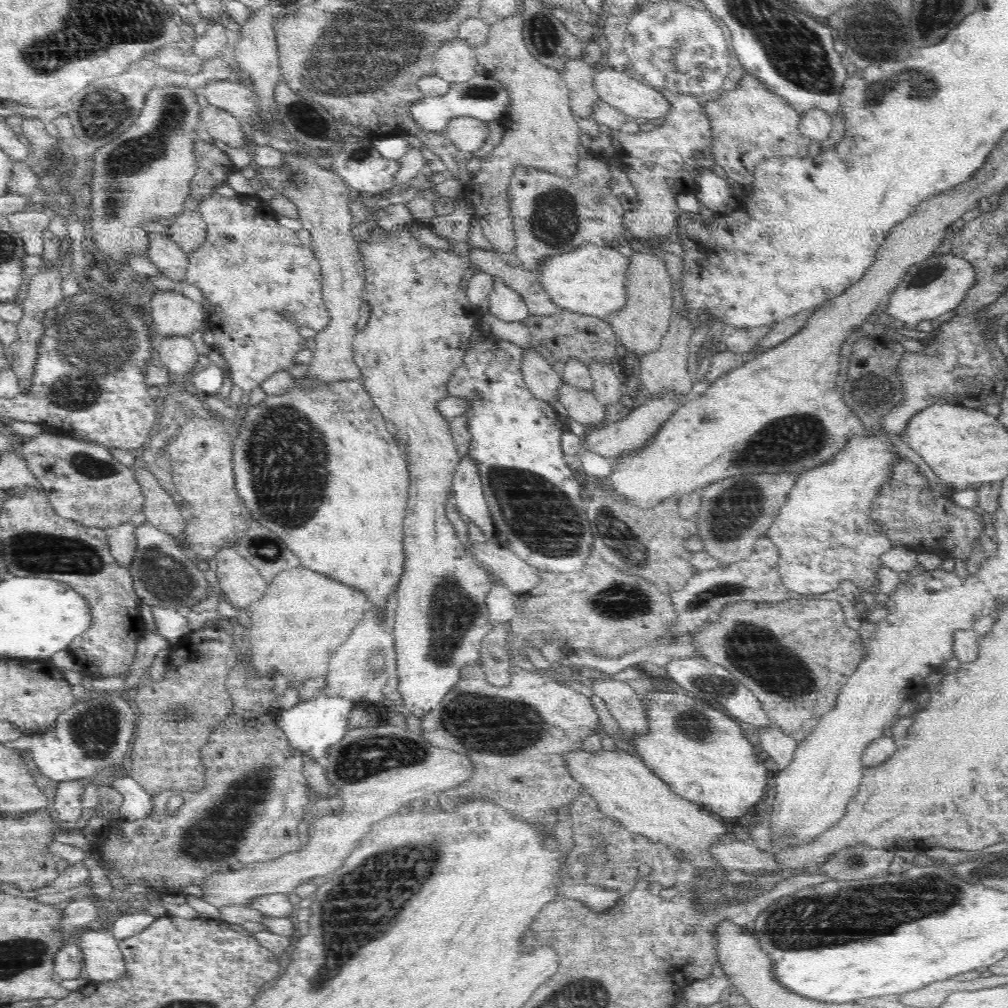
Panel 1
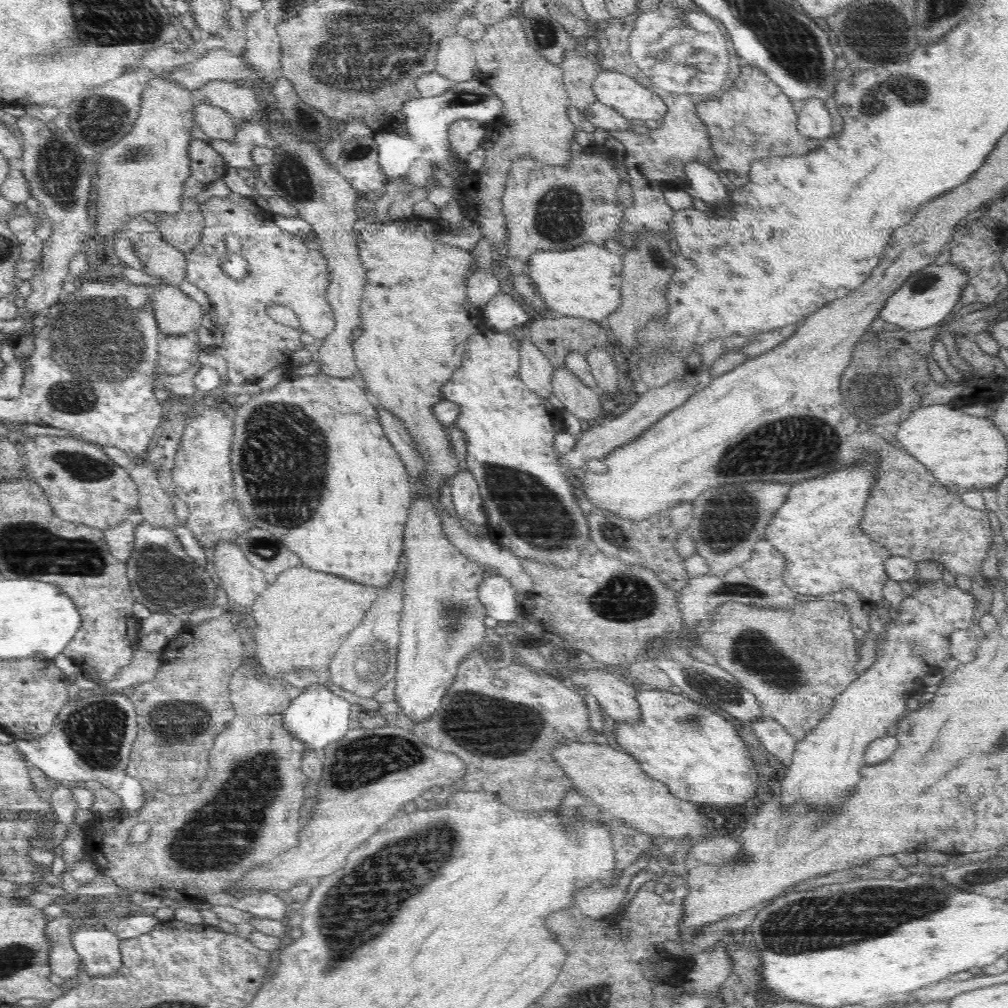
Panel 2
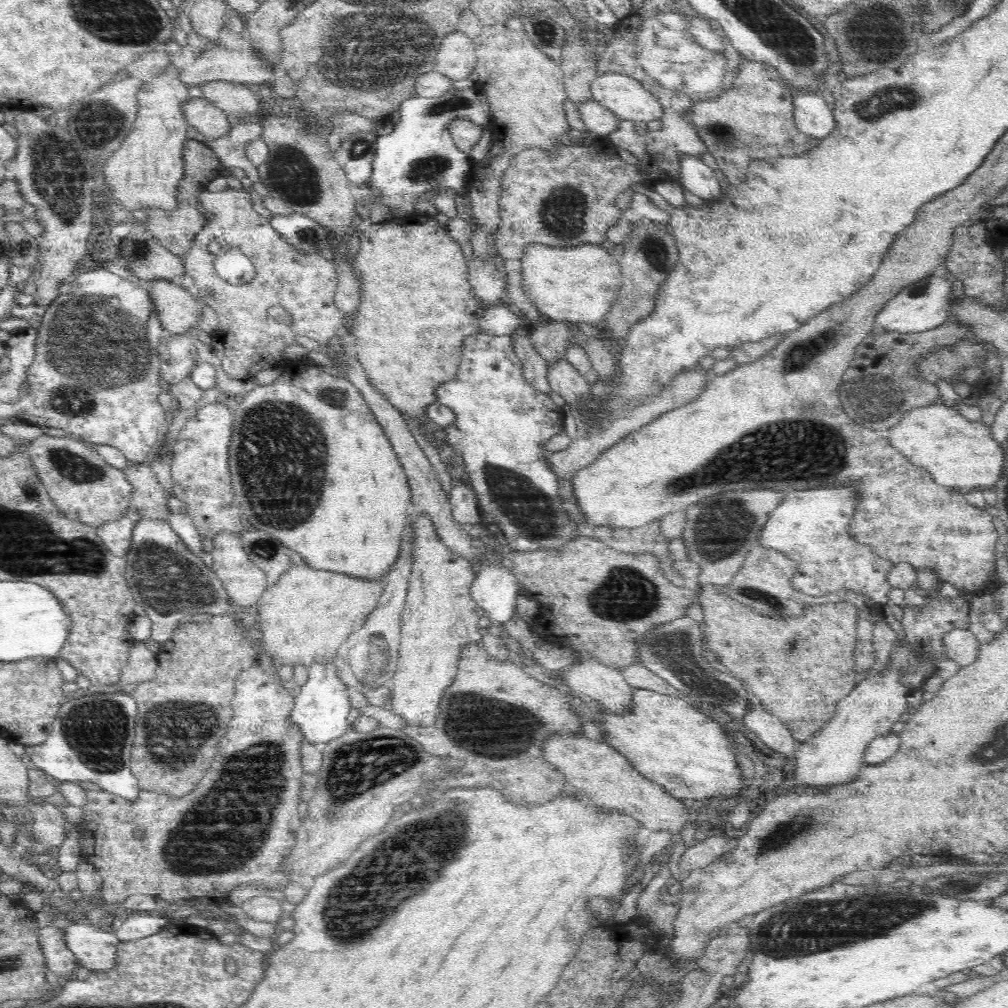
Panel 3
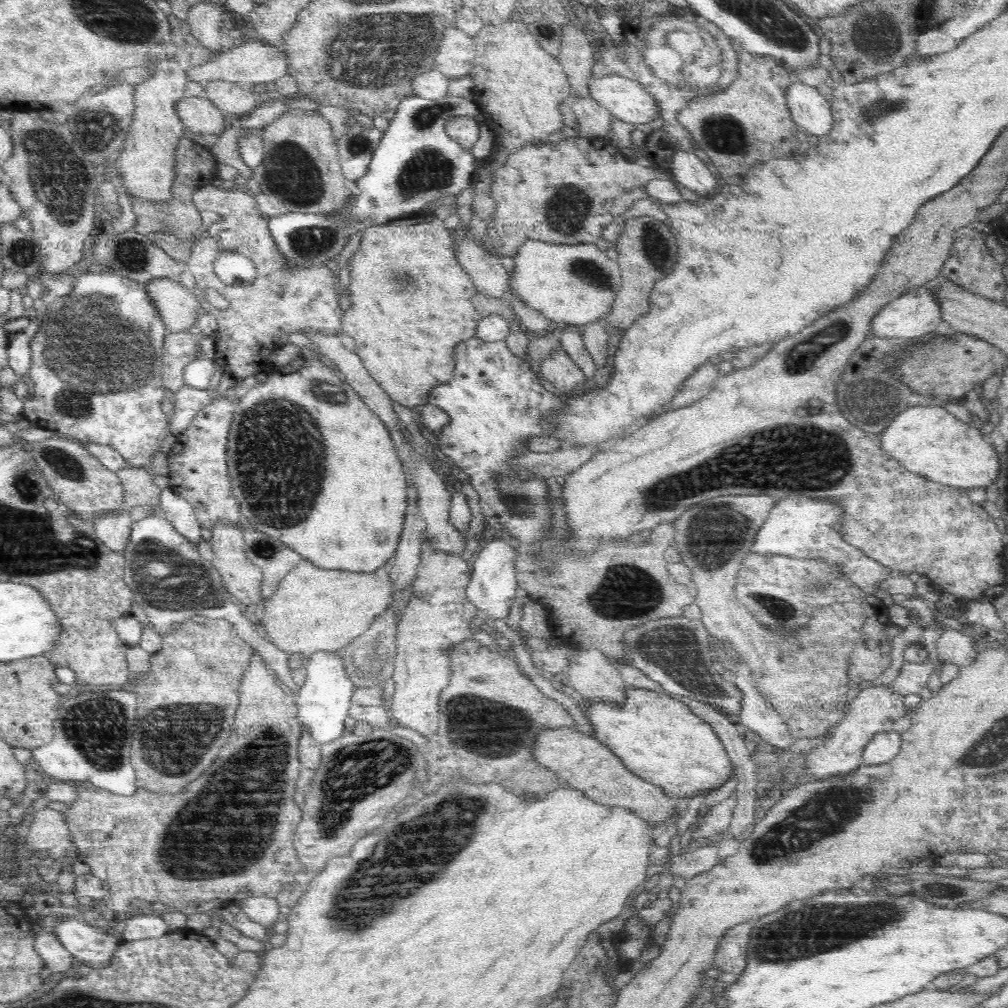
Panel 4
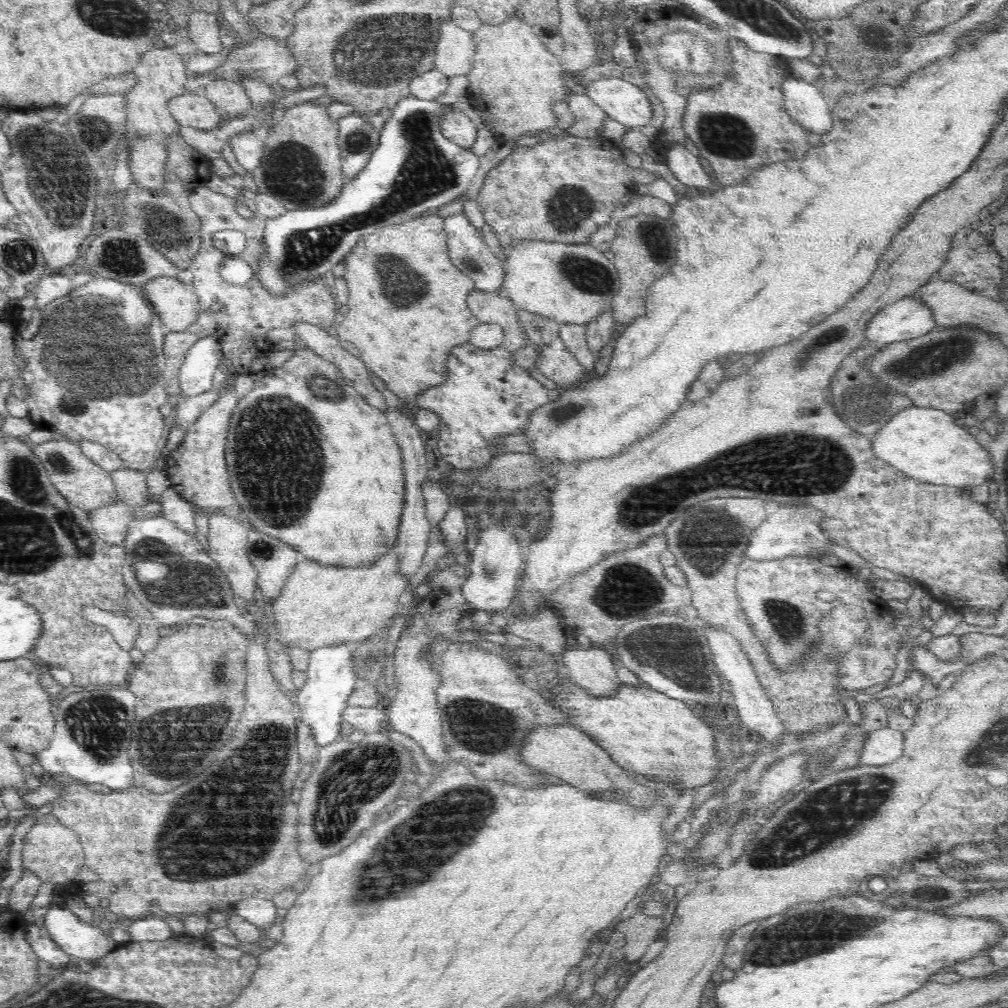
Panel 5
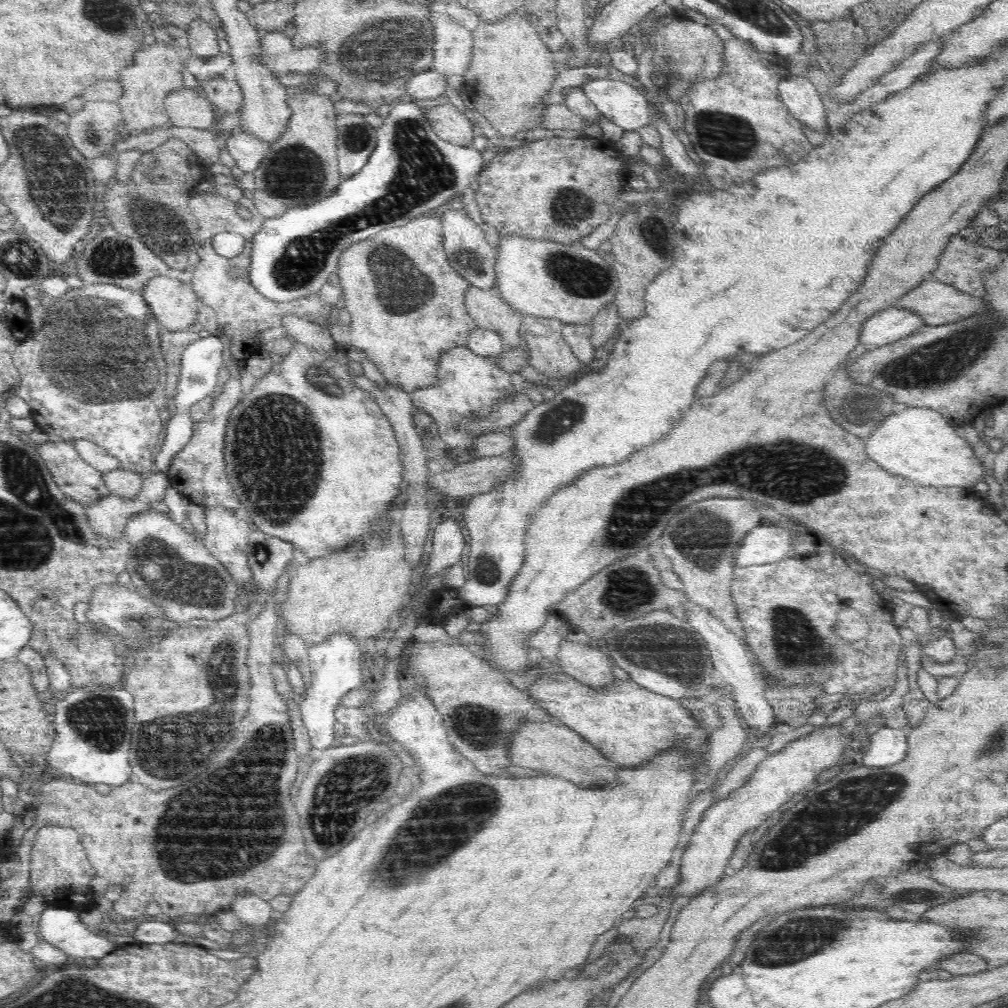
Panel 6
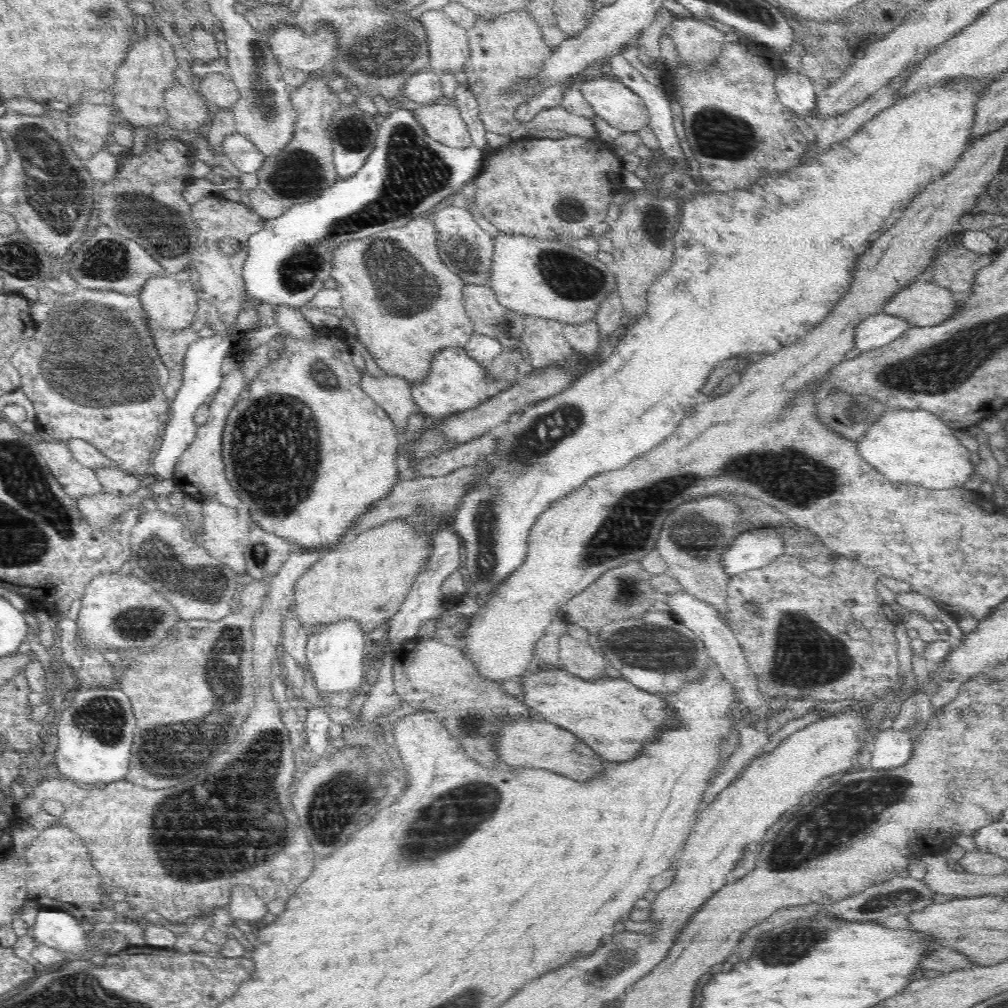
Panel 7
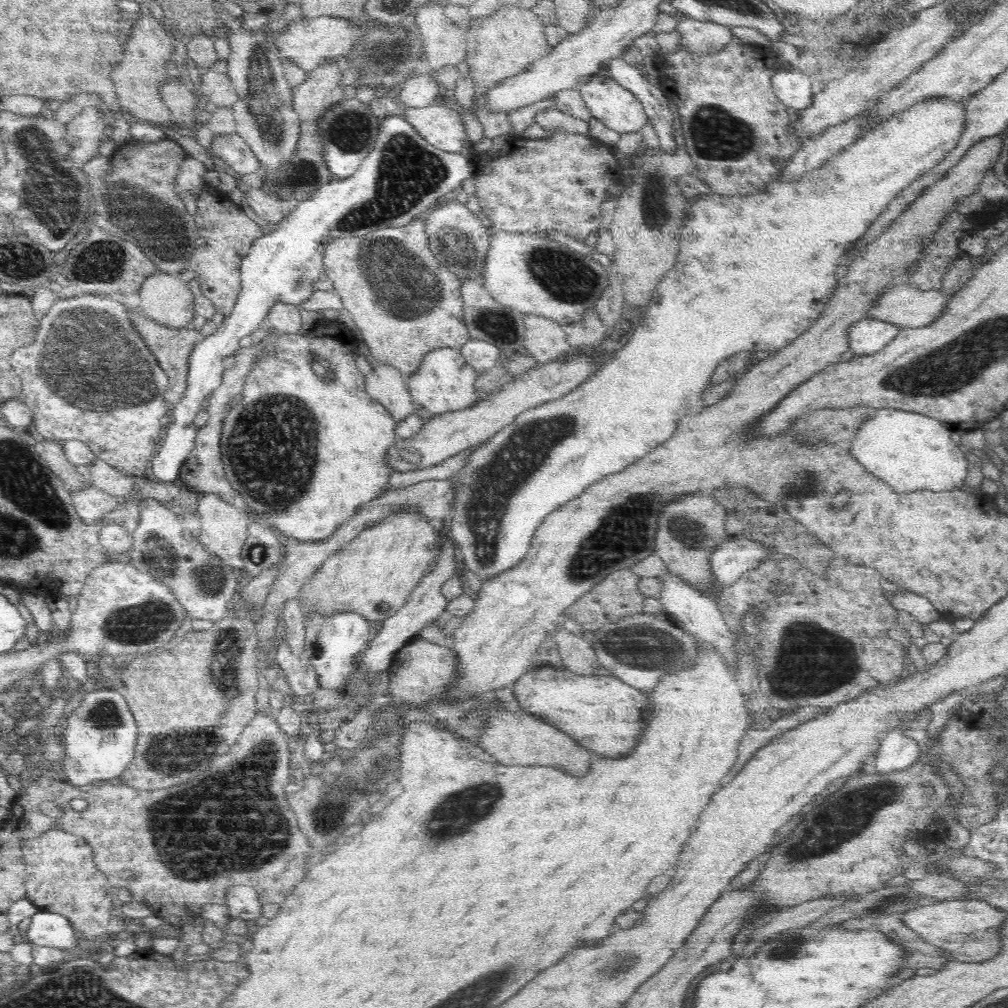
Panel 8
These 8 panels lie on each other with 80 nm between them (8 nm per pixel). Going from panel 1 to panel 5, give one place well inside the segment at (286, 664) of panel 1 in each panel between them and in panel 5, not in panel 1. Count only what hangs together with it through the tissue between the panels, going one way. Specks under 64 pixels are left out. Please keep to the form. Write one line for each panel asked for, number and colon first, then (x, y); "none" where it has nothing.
2: (296, 632)
3: (306, 617)
4: (313, 610)
5: (318, 606)

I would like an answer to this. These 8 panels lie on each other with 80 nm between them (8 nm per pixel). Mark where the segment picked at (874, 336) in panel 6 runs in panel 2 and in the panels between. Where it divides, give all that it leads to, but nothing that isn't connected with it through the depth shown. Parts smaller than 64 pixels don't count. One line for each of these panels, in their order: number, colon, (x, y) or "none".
2: (925, 299)
3: (921, 306)
4: (917, 312)
5: (907, 318)

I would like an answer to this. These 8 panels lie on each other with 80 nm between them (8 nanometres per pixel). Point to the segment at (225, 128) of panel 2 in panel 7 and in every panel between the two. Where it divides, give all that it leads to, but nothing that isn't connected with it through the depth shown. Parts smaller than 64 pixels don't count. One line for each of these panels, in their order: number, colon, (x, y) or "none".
3: (212, 122)
4: (199, 114)
5: (192, 109)
6: (185, 107)
7: (187, 110)

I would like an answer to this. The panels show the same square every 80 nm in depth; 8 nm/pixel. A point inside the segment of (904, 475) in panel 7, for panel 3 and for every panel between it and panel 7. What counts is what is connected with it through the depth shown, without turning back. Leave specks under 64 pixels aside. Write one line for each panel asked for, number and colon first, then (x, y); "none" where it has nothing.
3: (961, 454)
4: (929, 441)
5: (926, 444)
6: (920, 444)

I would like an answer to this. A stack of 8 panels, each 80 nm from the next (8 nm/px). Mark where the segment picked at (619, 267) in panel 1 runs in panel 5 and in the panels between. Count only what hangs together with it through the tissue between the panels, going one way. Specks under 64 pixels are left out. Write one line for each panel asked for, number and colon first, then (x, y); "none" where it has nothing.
2: (586, 282)
3: (580, 284)
4: (576, 284)
5: (571, 283)

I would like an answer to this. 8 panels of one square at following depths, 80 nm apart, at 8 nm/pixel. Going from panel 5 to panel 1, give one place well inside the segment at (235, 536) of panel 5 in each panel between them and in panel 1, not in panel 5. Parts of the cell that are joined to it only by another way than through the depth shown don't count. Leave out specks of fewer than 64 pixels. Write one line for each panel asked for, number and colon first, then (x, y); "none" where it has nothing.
1: (241, 583)
2: (242, 582)
3: (243, 581)
4: (243, 580)

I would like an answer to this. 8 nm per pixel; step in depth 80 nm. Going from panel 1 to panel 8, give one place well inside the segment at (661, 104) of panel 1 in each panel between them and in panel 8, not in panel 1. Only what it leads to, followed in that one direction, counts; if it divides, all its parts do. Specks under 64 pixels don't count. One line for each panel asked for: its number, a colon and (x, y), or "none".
2: (626, 95)
3: (625, 96)
4: (626, 99)
5: (625, 102)
6: (623, 104)
7: (621, 107)
8: (619, 109)

